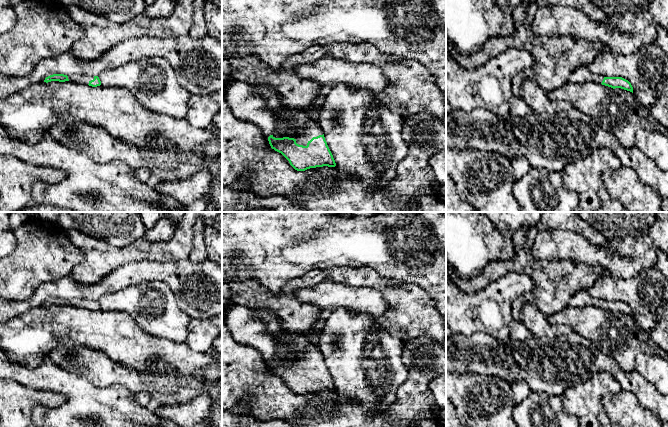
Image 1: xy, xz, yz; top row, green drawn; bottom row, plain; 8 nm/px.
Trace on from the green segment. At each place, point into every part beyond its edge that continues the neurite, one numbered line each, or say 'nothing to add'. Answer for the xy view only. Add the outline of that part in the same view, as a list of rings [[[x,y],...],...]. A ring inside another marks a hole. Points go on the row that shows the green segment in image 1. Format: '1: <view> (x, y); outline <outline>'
1: xy (76, 78); outline [[[74,74],[68,76],[68,79],[70,82],[88,85],[89,82],[94,79],[94,76],[90,76],[86,74]]]

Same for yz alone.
1: yz (582, 74); outline [[[582,65],[570,74],[568,82],[570,83],[595,82],[601,84],[603,79],[604,79],[603,76],[598,76],[592,73],[587,67],[587,65]]]

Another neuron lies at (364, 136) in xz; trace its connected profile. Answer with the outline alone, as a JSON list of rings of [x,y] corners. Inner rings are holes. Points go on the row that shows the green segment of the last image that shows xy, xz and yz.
[[[337,84],[325,92],[325,102],[317,121],[323,130],[336,166],[347,174],[373,183],[387,183],[393,179],[397,165],[408,155],[409,147],[402,137],[404,119],[376,98],[369,89],[353,89]]]

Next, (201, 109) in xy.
[[[222,89],[209,96],[191,96],[185,119],[193,126],[207,128],[215,113],[222,109]]]

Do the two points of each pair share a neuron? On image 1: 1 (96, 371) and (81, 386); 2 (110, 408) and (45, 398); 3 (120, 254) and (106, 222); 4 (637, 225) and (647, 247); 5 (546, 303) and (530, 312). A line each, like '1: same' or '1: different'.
1: different
2: different
3: different
4: different
5: different

